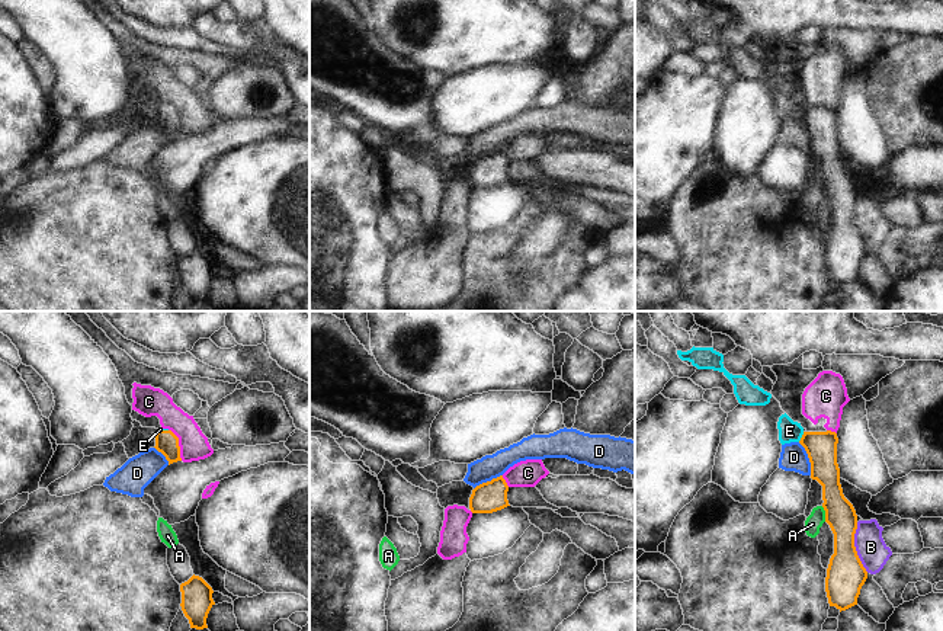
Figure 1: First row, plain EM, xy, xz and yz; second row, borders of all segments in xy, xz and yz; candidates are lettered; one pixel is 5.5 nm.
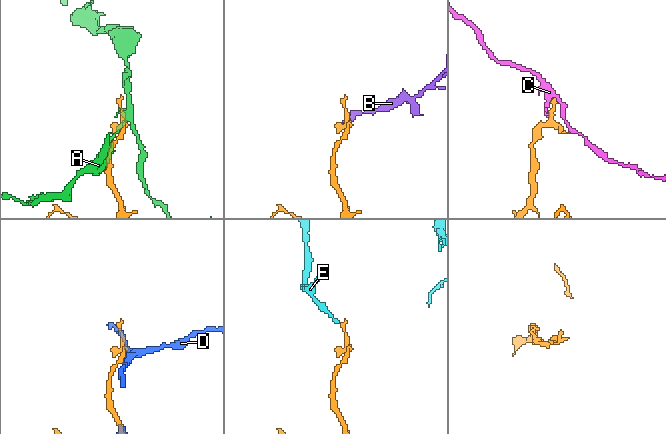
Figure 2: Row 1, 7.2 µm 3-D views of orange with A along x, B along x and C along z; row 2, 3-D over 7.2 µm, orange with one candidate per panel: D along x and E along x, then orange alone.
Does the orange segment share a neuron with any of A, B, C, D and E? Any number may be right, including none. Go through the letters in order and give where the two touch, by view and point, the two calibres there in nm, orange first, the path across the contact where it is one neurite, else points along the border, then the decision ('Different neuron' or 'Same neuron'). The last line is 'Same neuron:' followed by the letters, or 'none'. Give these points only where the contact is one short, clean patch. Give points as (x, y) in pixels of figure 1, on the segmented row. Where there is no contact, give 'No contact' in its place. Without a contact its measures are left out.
A: Touches orange at yz (826, 513). Thickness 170 nm (orange) against 90 nm. Boundary: yz (821, 506), (826, 521). Different neuron
B: Touches orange at yz (855, 547). Thickness 220 nm (orange) against 160 nm. Boundary: yz (856, 522), (855, 550), (868, 572). Different neuron
C: Touches orange at xy (177, 445). Thickness 130 nm (orange) against 160 nm. Boundary: xy (169, 429), (177, 438), (179, 457), (182, 460). Different neuron
D: Touches orange at yz (808, 457). Thickness 180 nm (orange) against 150 nm. Different neuron
E: Touches orange at yz (802, 436). Thickness 180 nm (orange) against 120 nm. Path across: yz (821, 447), (802, 436), (789, 431). Same neuron
Same neuron: E.

